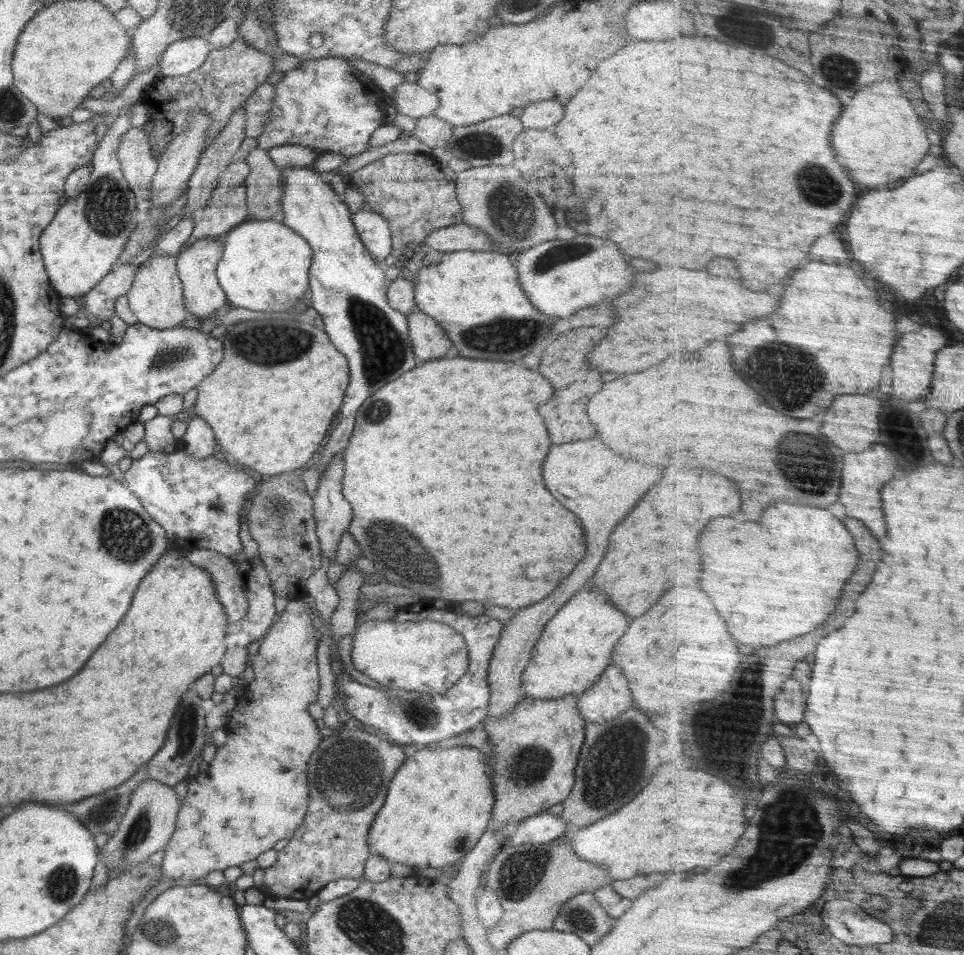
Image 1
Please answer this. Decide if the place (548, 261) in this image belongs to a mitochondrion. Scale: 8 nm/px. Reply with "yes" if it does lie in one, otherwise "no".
yes

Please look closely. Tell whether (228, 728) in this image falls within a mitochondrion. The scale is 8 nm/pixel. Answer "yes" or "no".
no

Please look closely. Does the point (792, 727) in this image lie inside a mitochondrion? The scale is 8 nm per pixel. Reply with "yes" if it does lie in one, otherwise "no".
no

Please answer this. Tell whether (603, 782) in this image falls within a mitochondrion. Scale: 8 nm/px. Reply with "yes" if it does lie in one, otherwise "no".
yes

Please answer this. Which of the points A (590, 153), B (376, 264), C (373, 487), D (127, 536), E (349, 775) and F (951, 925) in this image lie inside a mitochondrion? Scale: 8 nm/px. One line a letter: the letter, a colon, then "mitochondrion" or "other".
A: other
B: other
C: other
D: mitochondrion
E: mitochondrion
F: mitochondrion

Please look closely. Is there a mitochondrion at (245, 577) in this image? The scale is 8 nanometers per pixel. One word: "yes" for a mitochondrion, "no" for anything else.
no

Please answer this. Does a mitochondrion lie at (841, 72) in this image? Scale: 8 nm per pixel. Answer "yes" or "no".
yes

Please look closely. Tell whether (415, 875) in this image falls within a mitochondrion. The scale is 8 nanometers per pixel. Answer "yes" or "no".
no

